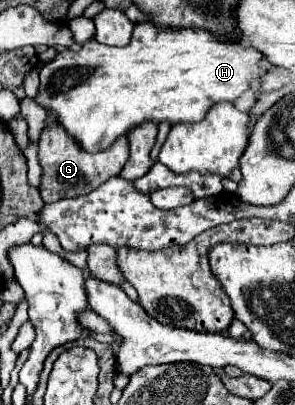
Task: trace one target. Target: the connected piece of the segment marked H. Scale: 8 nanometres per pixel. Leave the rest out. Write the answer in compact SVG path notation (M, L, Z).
M136 23L134 25L134 35L130 39L128 45L124 47L110 47L110 45L100 45L98 41L90 39L88 43L82 45L80 51L60 51L52 63L44 65L40 71L40 93L36 97L36 101L44 107L50 109L58 115L58 121L64 125L64 129L82 145L84 151L96 153L96 151L104 151L108 149L116 137L128 133L132 127L144 123L144 121L154 121L154 123L196 123L202 121L208 113L208 109L212 109L212 105L220 103L220 101L236 101L244 91L250 89L252 81L262 79L264 73L268 73L268 69L264 69L260 63L264 61L264 55L252 47L252 45L244 45L242 41L220 41L220 37L212 37L212 33L208 33L208 29L168 29L168 27L160 27L160 25L152 25L152 23Z

